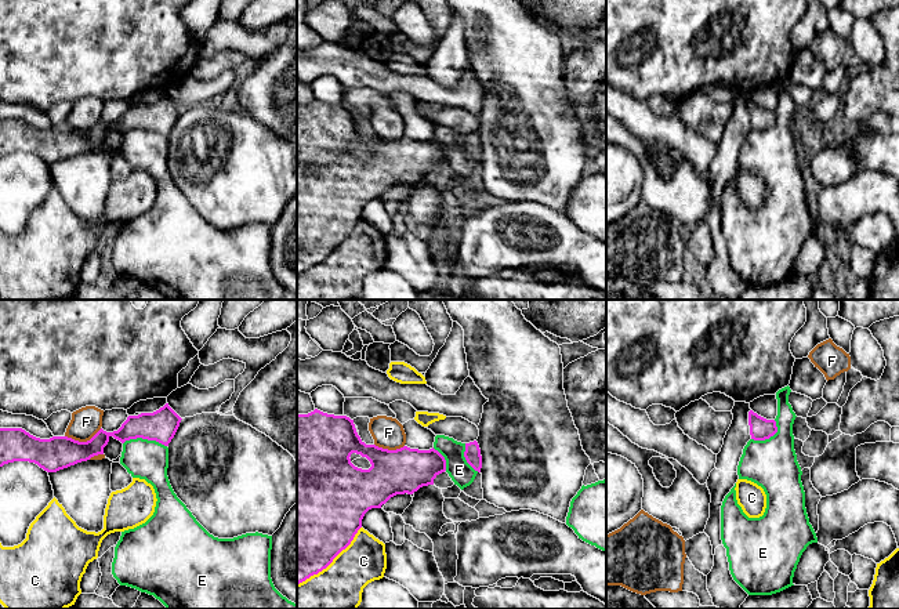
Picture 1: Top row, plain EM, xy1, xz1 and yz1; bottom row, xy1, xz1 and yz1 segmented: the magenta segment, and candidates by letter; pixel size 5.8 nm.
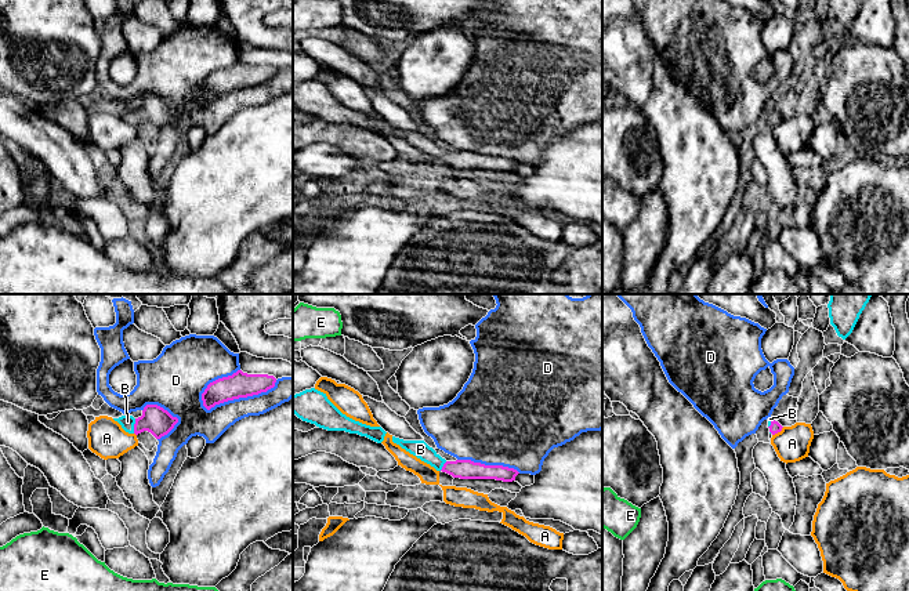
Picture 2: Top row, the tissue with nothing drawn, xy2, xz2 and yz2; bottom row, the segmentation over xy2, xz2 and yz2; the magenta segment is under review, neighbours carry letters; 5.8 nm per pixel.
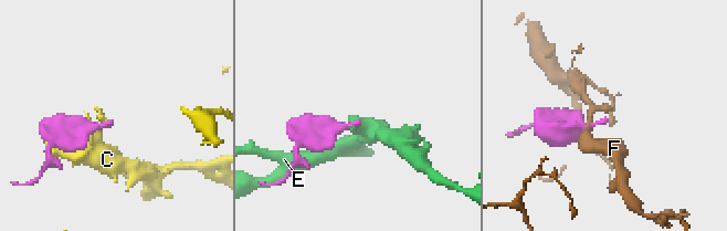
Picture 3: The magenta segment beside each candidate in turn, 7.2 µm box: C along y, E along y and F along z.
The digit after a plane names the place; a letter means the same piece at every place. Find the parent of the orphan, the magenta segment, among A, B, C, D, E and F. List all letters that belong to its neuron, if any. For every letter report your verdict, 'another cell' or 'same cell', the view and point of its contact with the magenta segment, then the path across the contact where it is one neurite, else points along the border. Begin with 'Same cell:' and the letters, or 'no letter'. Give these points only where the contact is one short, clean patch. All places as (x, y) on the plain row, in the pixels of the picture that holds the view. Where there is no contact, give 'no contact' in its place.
Same cell: B
A: another cell; meets magenta in yz2 at (778, 122); border along yz2 (783, 118), (772, 126)
B: same cell; meets magenta in xy2 at (134, 116); runs through xy2 (156, 111), (134, 116), (127, 112)
C: another cell; meets magenta in xz1 at (332, 252)
D: another cell; meets magenta in xy2 at (241, 87)
E: another cell; meets magenta in xy1 at (145, 129); border along xy1 (123, 133), (131, 129), (147, 129), (166, 137)
F: another cell; meets magenta in xy1 at (83, 133); border along xy1 (101, 119), (86, 131), (75, 131), (65, 127)

